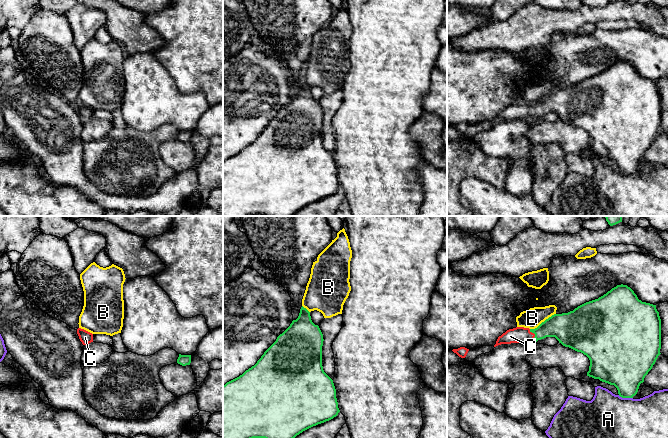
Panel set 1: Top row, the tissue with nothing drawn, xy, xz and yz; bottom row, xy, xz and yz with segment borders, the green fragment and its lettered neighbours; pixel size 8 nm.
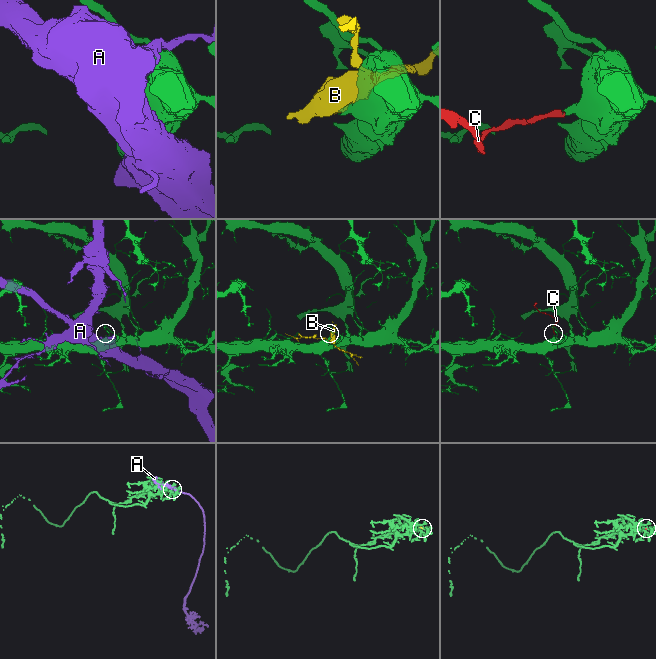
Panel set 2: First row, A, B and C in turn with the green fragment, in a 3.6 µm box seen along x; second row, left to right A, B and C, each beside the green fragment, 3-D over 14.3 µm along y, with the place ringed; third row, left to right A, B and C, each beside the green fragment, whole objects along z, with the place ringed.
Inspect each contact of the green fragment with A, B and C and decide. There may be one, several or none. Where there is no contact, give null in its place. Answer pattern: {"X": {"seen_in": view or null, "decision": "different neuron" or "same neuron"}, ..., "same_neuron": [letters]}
{"A": {"seen_in": "yz", "decision": "different neuron"}, "B": {"seen_in": "yz", "decision": "different neuron"}, "C": {"seen_in": "yz", "decision": "same neuron"}, "same_neuron": ["C"]}

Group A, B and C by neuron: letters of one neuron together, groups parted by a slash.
A / B / C

